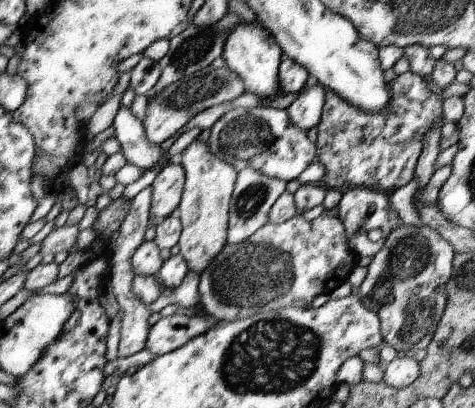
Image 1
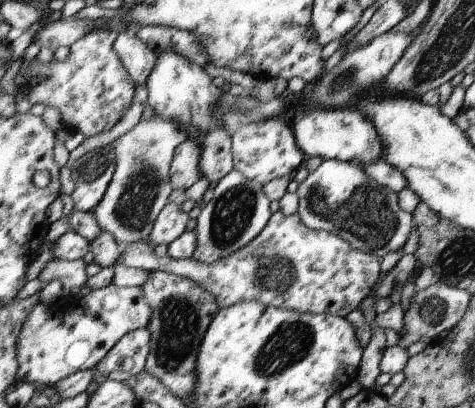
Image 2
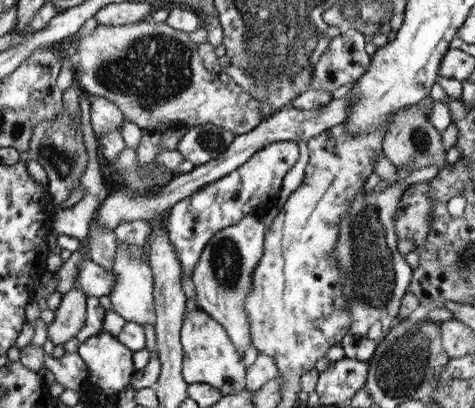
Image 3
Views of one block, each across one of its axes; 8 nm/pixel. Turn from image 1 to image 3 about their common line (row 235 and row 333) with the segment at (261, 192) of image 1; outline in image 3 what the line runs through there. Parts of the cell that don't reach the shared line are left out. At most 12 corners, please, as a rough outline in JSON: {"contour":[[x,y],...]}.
{"contour":[[261,216],[217,232],[191,272],[197,308],[245,370],[259,358],[245,300],[263,256]]}

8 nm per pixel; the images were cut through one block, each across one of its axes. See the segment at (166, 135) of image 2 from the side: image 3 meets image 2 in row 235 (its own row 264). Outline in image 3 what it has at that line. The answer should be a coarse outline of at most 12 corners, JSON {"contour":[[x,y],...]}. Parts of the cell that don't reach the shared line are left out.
{"contour":[[117,242],[111,294],[99,304],[155,324],[147,244]]}

